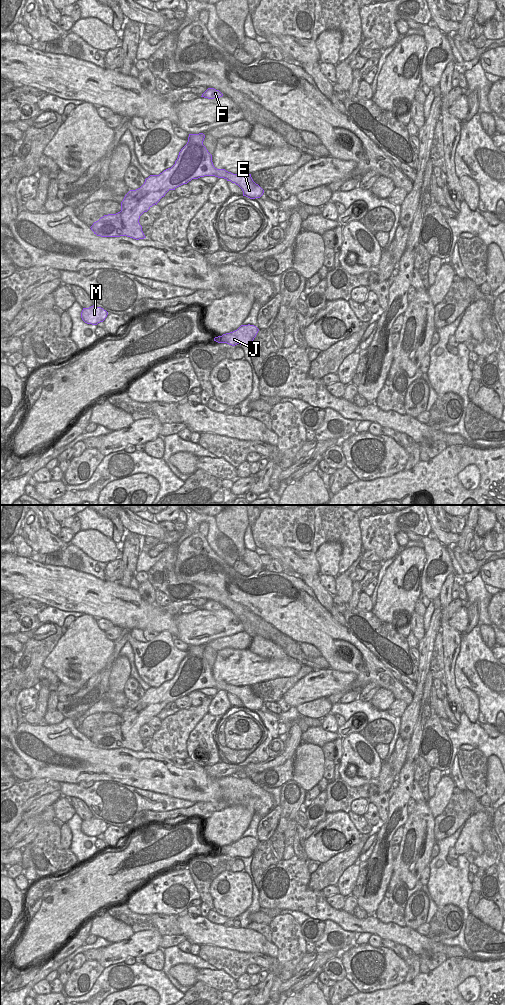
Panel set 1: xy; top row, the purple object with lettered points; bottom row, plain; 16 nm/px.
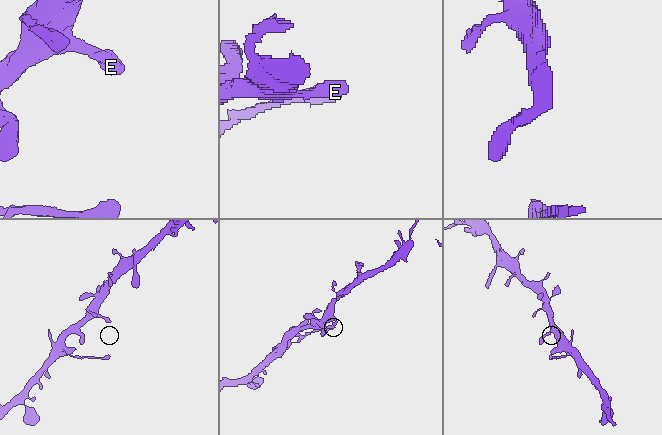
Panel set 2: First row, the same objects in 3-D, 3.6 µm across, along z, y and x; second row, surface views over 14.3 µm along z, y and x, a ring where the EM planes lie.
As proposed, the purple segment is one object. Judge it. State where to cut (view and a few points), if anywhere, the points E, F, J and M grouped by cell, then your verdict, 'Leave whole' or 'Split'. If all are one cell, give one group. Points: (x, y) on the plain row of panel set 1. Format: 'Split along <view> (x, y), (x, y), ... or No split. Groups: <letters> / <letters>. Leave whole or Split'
No split. Groups: E F J M. Leave whole.

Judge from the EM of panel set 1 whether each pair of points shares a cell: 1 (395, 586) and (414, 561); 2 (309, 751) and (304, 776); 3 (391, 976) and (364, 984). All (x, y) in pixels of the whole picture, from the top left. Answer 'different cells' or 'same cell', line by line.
1: same cell
2: same cell
3: same cell

